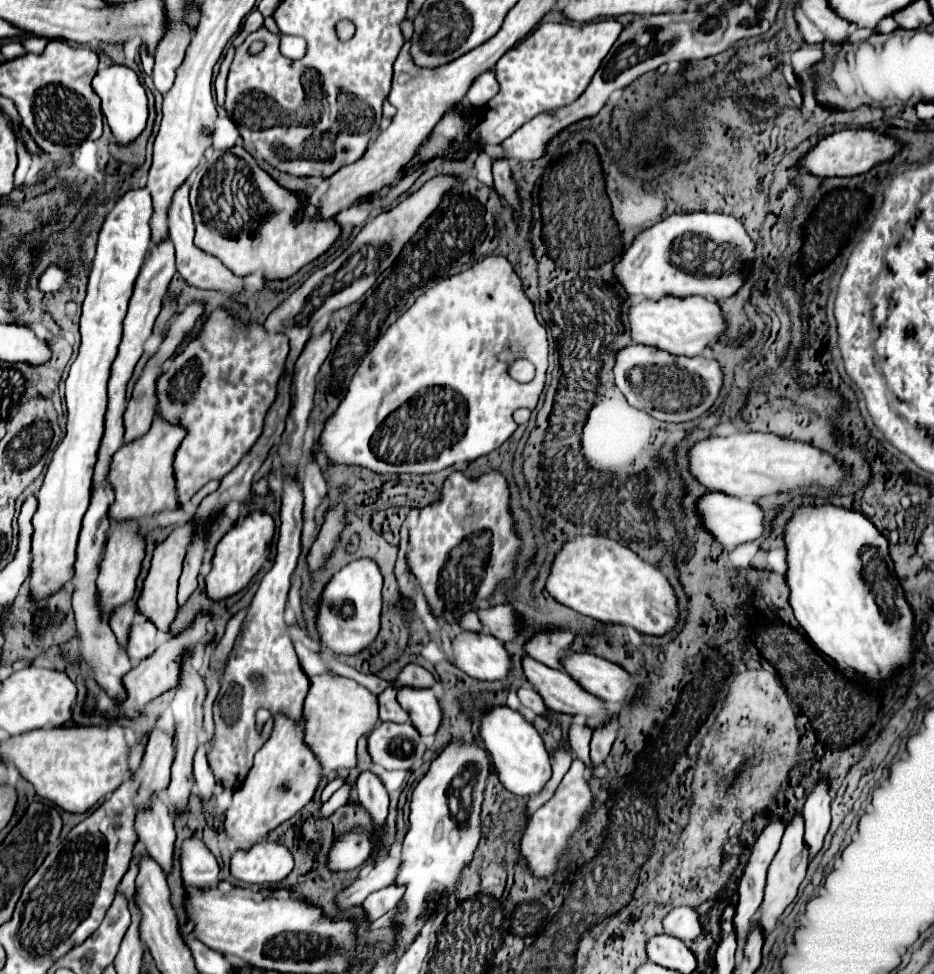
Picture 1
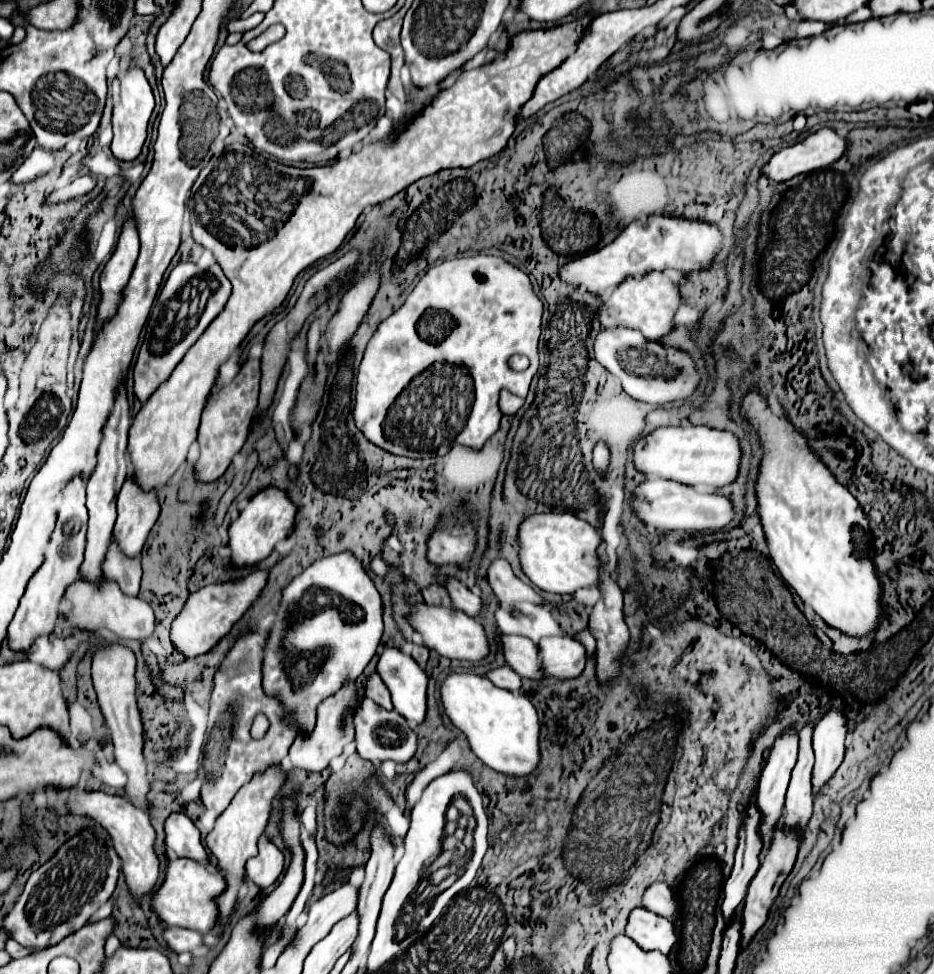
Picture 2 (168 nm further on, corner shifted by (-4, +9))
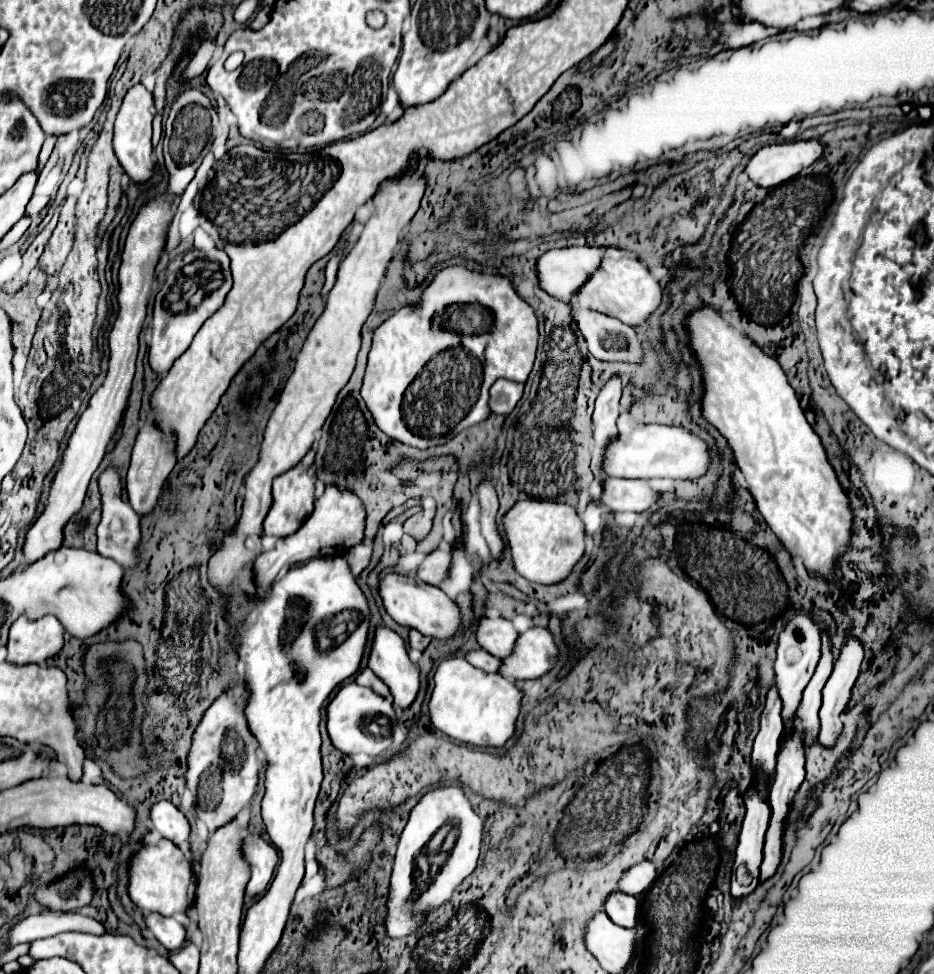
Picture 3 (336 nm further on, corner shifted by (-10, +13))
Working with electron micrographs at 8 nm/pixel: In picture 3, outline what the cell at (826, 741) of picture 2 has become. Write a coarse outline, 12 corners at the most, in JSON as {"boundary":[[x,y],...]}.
{"boundary":[[844,636],[822,690],[820,744],[834,746],[862,662],[862,642]]}

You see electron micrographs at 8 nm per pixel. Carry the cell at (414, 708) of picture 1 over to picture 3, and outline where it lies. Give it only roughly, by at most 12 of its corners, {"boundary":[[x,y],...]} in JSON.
{"boundary":[[376,626],[368,668],[408,708],[420,688],[404,640]]}

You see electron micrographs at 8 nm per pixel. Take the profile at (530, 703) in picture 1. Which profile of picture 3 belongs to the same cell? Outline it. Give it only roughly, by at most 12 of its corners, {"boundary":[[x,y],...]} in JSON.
{"boundary":[[470,650],[464,658],[484,672],[498,672],[500,660],[486,650]]}

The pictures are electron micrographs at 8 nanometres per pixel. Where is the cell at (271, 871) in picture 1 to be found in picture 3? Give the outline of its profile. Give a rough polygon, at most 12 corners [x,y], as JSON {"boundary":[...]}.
{"boundary":[[258,834],[244,838],[246,896],[268,888],[280,858]]}

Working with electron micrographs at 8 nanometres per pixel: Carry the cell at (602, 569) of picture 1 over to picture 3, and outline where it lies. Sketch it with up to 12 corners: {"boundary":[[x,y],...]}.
{"boundary":[[518,500],[502,518],[512,564],[540,584],[582,558],[574,508]]}

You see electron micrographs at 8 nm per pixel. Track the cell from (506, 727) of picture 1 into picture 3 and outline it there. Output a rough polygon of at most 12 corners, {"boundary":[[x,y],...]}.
{"boundary":[[454,656],[436,668],[432,726],[472,746],[514,736],[522,692]]}

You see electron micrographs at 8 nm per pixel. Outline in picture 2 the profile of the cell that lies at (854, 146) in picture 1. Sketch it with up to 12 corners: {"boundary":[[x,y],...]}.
{"boundary":[[820,128],[762,168],[786,182],[838,162],[848,140]]}

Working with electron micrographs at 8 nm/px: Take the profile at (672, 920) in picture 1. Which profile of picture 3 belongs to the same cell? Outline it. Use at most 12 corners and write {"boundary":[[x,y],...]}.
{"boundary":[[644,860],[622,872],[618,890],[632,896],[656,880],[656,866]]}

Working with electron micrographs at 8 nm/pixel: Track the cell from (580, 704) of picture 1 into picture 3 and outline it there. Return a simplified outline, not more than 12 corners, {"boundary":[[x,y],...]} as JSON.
{"boundary":[[480,618],[476,642],[506,658],[518,638],[506,618]]}

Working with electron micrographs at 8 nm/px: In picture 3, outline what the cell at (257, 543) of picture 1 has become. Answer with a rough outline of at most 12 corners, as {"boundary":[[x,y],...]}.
{"boundary":[[302,464],[274,480],[264,534],[290,536],[314,510],[316,476]]}

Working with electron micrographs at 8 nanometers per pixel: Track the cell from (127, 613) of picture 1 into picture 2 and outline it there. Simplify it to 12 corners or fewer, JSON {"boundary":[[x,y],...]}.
{"boundary":[[112,540],[104,576],[138,596],[140,560],[128,560]]}

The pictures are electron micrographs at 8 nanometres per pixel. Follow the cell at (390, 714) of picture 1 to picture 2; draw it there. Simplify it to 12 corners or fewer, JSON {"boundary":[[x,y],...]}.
{"boundary":[[378,674],[366,684],[366,696],[386,710],[392,710],[392,698]]}

